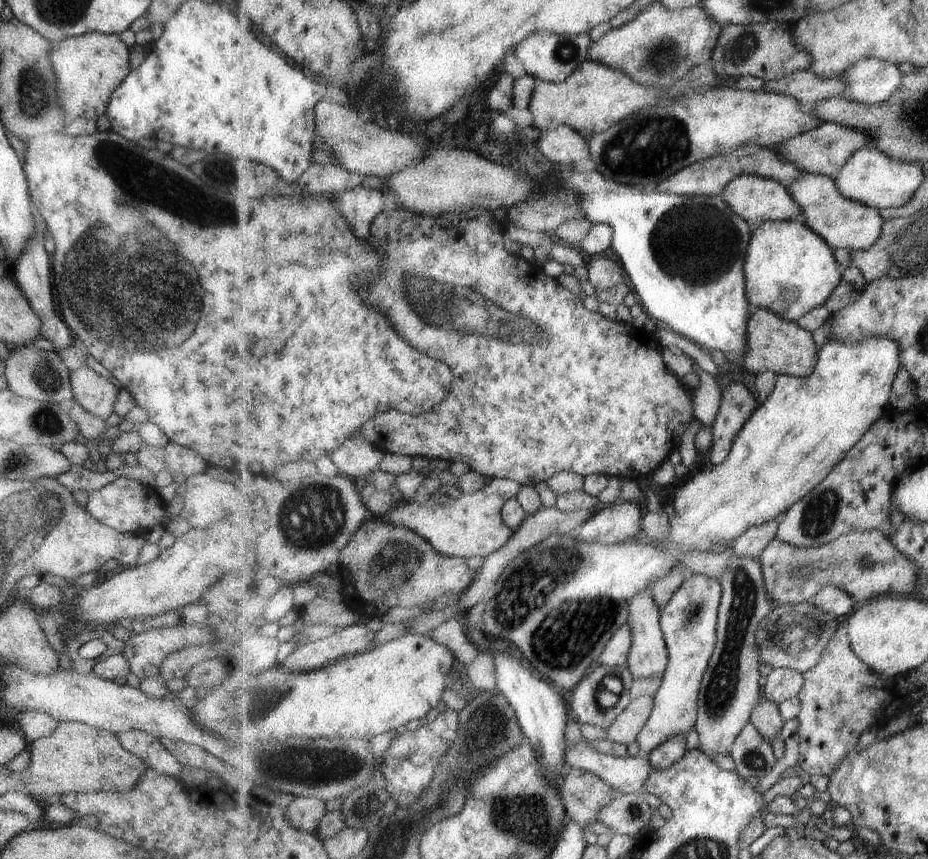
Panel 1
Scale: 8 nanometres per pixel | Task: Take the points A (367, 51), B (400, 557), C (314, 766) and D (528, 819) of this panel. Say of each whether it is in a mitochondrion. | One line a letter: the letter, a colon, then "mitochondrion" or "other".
A: other
B: mitochondrion
C: mitochondrion
D: mitochondrion

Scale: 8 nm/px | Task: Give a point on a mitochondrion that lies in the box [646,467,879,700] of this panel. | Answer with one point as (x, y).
(861, 560)

